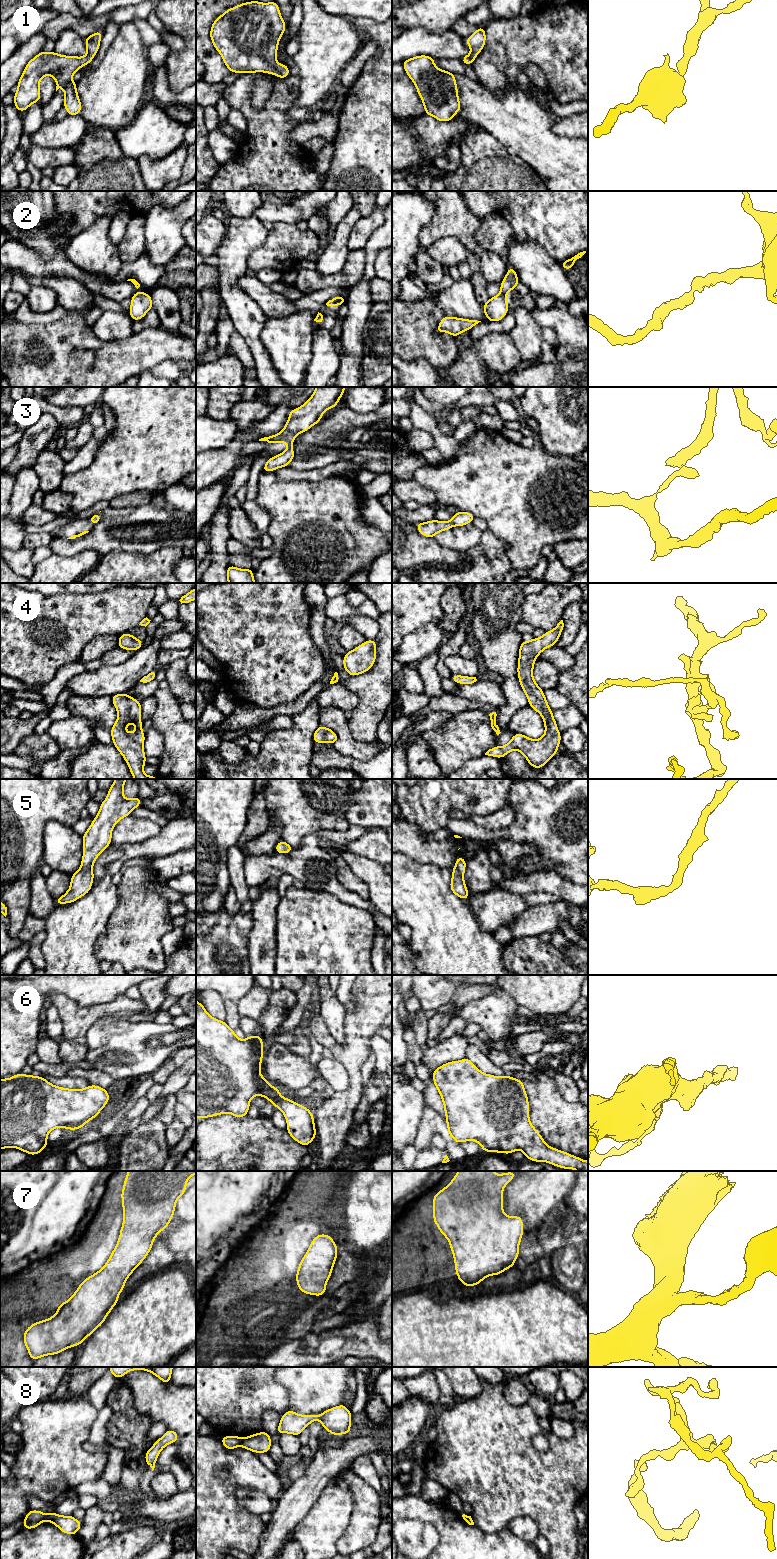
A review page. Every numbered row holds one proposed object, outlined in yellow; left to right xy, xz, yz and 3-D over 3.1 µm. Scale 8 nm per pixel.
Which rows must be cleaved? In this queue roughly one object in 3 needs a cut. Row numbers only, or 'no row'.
3, 8

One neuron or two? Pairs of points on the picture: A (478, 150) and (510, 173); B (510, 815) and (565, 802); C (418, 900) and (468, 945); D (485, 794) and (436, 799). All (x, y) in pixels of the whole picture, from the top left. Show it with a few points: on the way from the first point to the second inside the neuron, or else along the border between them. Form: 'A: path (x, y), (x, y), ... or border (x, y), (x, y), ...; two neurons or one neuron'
A: path (486, 158), (502, 173); one neuron
B: border (510, 806), (515, 819), (507, 827), (497, 829); two neurons
C: path (430, 911), (456, 937); one neuron
D: path (473, 794), (448, 794); one neuron

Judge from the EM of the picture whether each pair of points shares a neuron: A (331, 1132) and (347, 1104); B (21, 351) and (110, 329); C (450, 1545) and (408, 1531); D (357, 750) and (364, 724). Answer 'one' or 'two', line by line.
A: one
B: two
C: two
D: two

